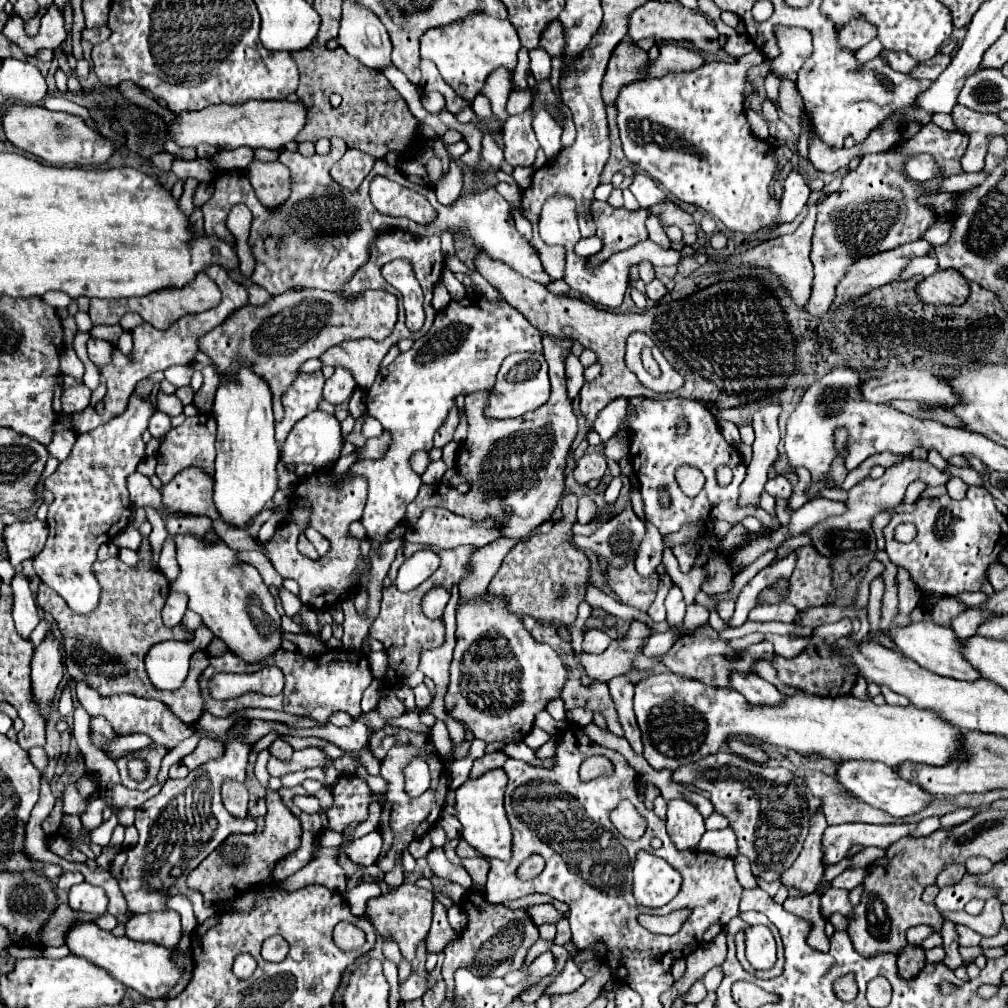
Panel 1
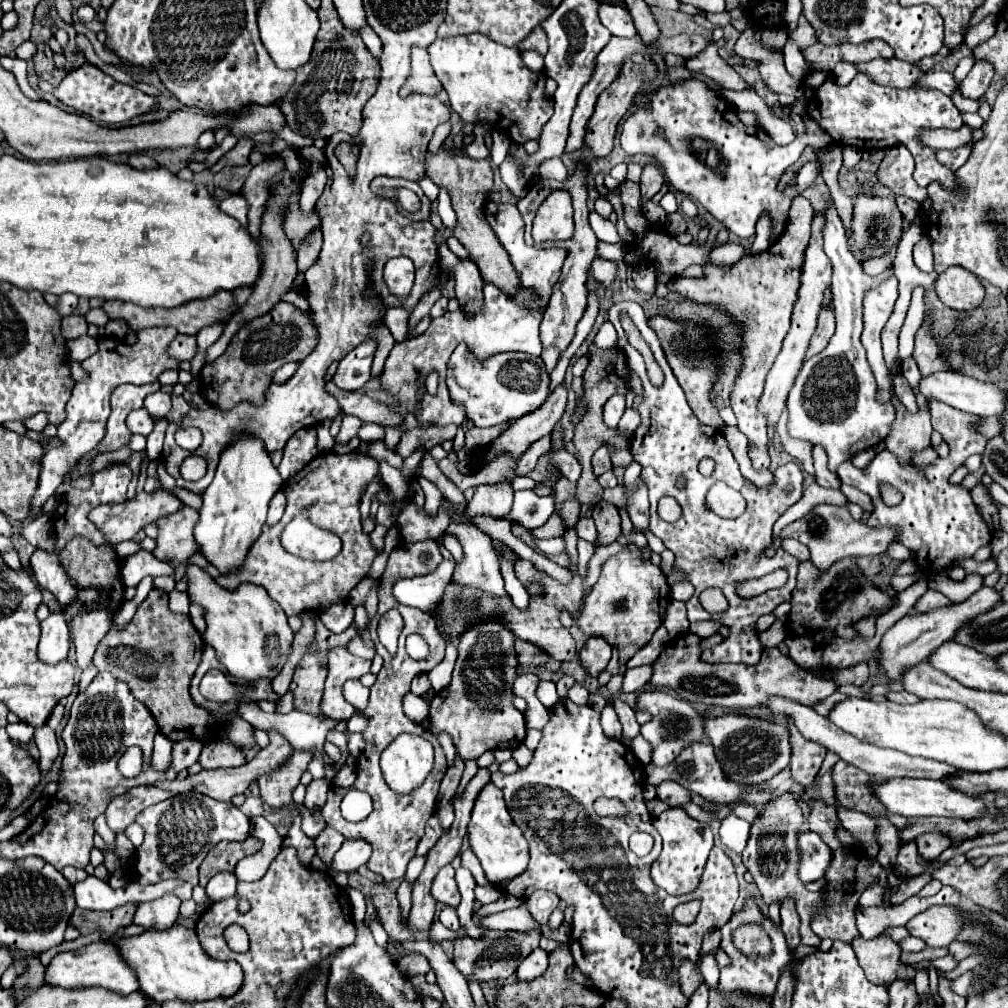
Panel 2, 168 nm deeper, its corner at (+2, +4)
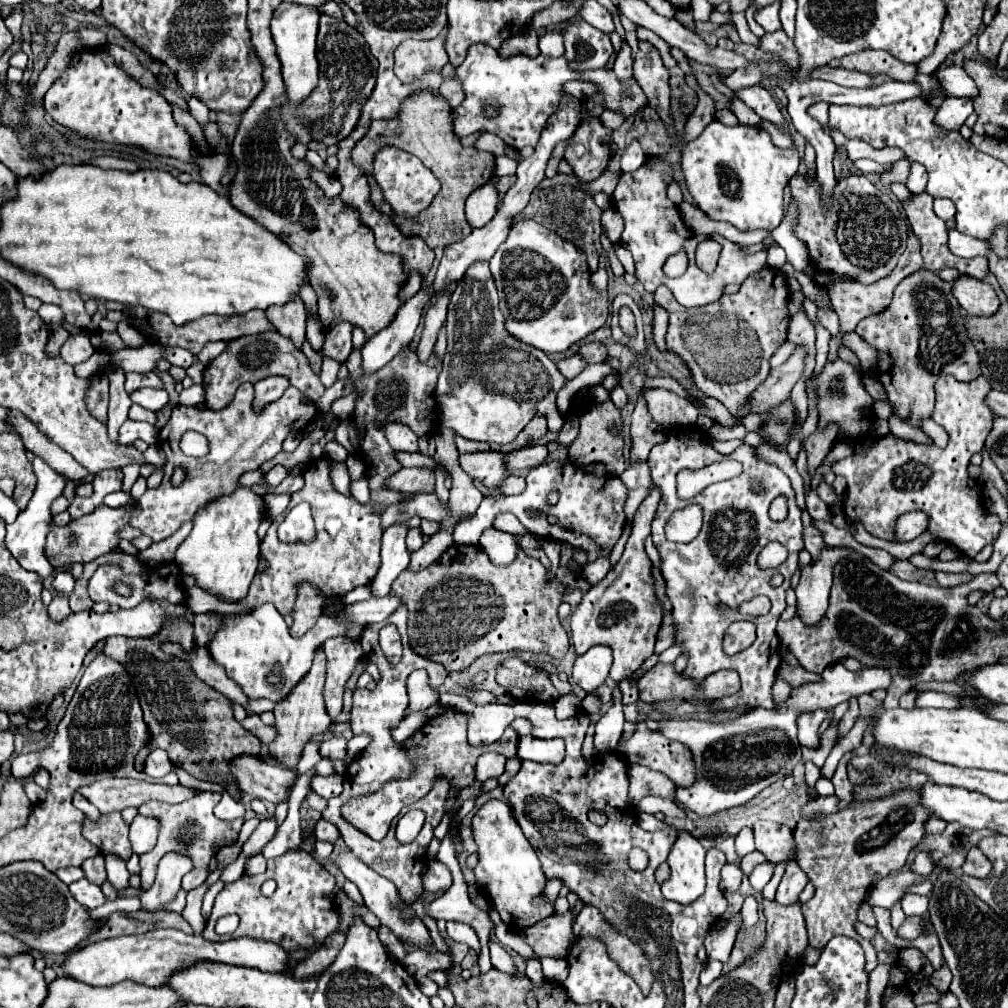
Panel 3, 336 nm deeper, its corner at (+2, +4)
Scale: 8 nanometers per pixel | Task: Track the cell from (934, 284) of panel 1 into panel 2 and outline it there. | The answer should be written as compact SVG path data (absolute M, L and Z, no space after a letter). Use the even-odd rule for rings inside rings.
M952 266L938 276L936 294L946 306L954 310L972 310L982 304L984 286L972 272L960 266Z

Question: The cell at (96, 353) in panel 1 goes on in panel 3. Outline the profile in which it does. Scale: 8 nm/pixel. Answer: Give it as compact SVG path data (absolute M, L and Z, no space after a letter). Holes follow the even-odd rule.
M76 334L76 336L70 336L62 348L60 348L60 356L66 364L80 364L80 362L86 362L92 354L94 354L94 346L90 344L90 338L86 334Z

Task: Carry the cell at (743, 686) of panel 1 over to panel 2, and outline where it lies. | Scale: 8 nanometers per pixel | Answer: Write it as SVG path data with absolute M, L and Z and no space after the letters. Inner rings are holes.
M780 696L770 698L768 706L770 706L770 710L774 712L774 716L778 720L784 720L786 716L792 716L804 738L814 740L814 742L822 744L824 748L836 752L842 760L848 760L848 764L864 770L866 774L880 776L880 780L888 780L888 778L930 778L930 780L944 780L944 778L950 778L950 776L954 776L954 774L960 772L958 768L952 768L950 764L944 764L944 762L938 762L938 760L924 760L924 758L908 756L904 752L876 748L874 744L864 744L862 740L856 740L856 736L848 736L848 732L840 732L840 728L836 728L828 718L822 718L820 714L816 714L812 708L802 706L802 704L794 704L794 702L784 700Z

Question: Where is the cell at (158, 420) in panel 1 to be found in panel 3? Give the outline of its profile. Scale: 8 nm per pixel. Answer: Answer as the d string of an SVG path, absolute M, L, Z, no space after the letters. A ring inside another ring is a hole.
M128 418L120 428L118 442L128 446L128 444L134 444L134 440L138 440L138 438L142 438L144 442L148 442L152 446L158 440L158 430L148 422L138 422L138 420Z

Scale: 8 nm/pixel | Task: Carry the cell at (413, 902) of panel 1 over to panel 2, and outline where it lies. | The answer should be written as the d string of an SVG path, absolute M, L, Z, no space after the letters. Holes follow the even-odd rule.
M450 864L444 866L438 872L438 876L434 878L432 896L434 896L434 900L444 902L452 908L456 908L460 904L460 892L458 892L458 886L456 886L455 869Z

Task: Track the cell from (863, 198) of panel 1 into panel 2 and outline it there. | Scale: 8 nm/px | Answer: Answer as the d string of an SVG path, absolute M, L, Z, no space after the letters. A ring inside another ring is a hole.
M816 212L814 220L812 220L812 238L810 238L810 244L806 248L806 258L804 258L804 268L802 268L802 286L800 286L798 300L796 300L794 312L792 312L792 326L784 338L782 350L780 350L780 354L778 354L778 358L776 358L768 378L766 378L764 394L760 398L760 410L766 414L770 426L774 426L778 422L778 418L784 410L786 396L794 384L796 374L802 368L802 360L804 360L804 354L808 350L808 342L816 330L816 318L820 314L820 304L822 304L822 296L824 296L822 292L830 286L832 266L830 266L828 256L824 256L824 250L822 250L822 226L824 226L824 214Z

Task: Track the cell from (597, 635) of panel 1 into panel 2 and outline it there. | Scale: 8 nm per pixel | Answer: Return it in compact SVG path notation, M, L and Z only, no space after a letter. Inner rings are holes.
M590 638L582 652L580 652L580 662L582 662L582 668L590 674L590 676L598 676L602 670L606 670L608 662L610 662L610 656L612 656L612 646L606 644L606 640L600 640L600 638Z

